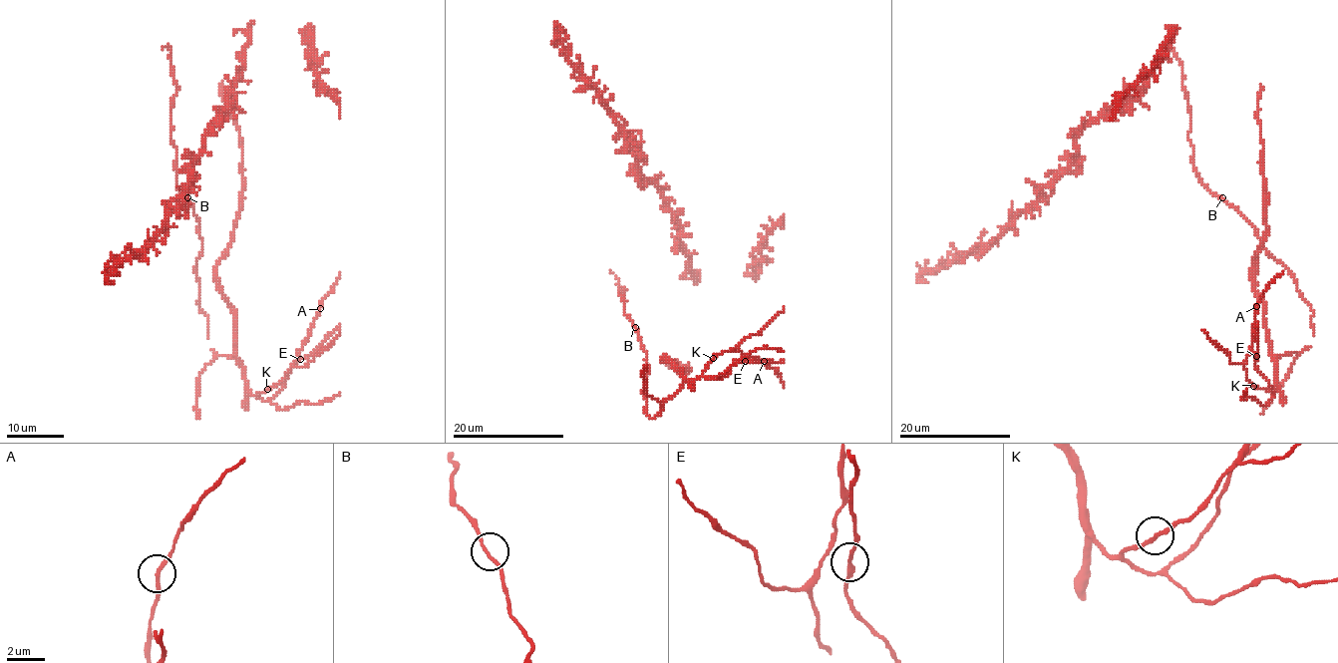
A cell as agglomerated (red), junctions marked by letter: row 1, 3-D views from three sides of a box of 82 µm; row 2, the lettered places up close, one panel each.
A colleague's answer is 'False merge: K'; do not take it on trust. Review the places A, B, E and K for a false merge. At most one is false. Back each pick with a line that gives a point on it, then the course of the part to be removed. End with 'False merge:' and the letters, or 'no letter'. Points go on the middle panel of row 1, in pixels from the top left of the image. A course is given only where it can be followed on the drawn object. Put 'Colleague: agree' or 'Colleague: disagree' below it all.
False merge: no letter
Colleague: disagree

